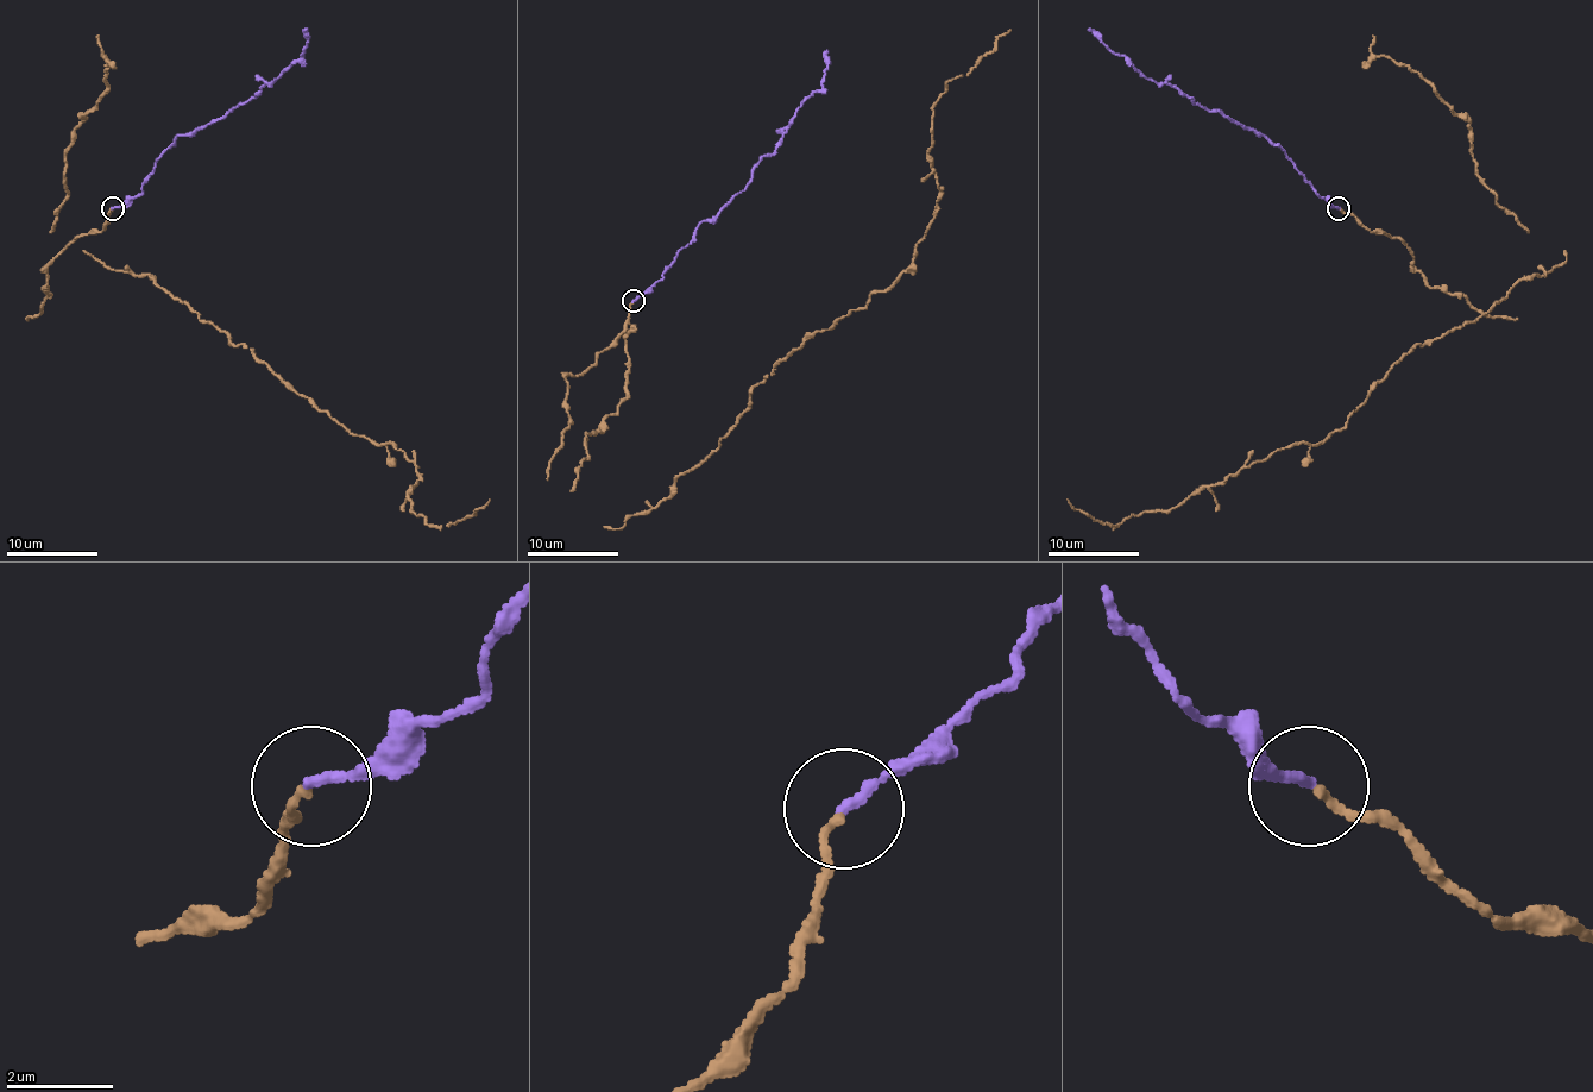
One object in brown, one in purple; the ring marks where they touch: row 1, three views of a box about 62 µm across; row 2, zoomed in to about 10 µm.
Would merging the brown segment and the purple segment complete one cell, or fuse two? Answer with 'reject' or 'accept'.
accept

